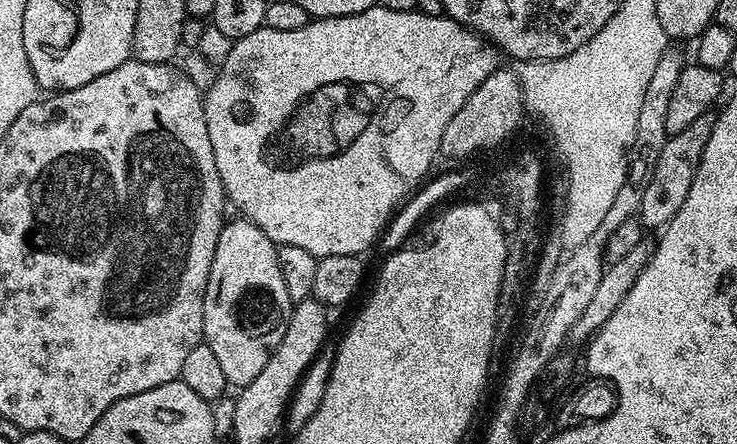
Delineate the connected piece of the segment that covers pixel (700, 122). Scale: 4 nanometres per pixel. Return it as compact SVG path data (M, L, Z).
M709 114L690 122L686 130L668 137L666 146L662 146L662 155L658 158L658 166L654 166L654 178L650 178L650 186L646 186L646 195L642 197L642 206L638 219L645 229L663 230L678 216L682 202L688 200L690 186L696 183L696 171L702 166L702 152L712 143L712 127L717 117Z

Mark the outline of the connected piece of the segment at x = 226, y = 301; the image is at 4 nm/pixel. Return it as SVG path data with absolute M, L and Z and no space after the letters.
M243 218L229 219L218 234L218 246L214 250L214 262L210 266L210 278L204 291L204 338L203 343L214 350L229 385L243 386L254 382L262 366L274 354L286 326L290 326L290 314L294 302L286 291L286 282L282 279L282 270L278 270L277 245L273 244L254 222Z

